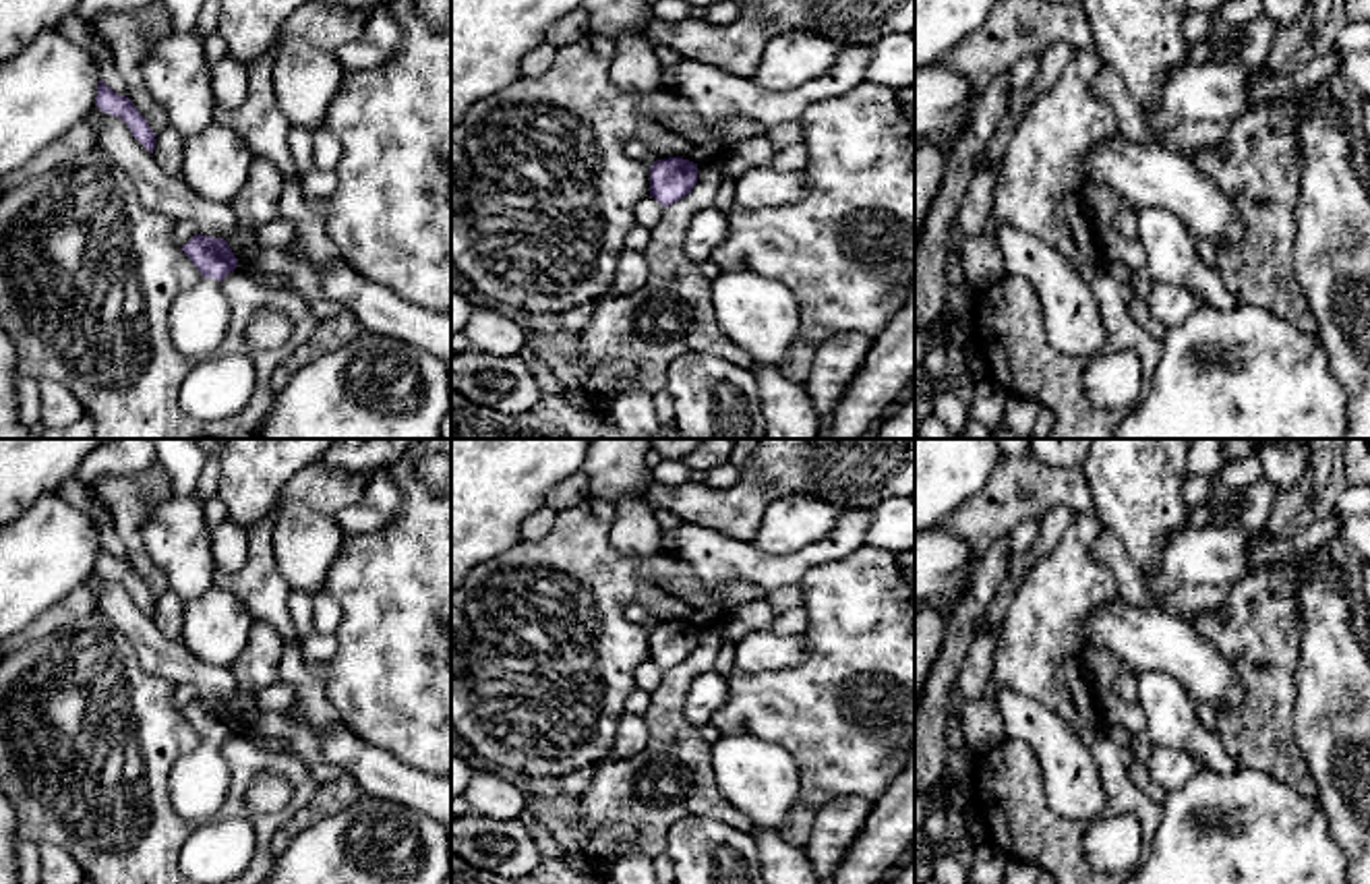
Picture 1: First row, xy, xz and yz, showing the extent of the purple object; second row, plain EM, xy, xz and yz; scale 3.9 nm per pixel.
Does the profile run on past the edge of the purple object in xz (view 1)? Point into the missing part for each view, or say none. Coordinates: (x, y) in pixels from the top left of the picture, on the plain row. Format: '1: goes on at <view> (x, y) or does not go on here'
1: does not go on here

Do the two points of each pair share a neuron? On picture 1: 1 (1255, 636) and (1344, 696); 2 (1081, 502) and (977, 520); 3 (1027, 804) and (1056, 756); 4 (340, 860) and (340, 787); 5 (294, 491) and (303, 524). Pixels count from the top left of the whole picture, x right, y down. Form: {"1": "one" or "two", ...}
{"1": "two", "2": "one", "3": "two", "4": "two", "5": "two"}

